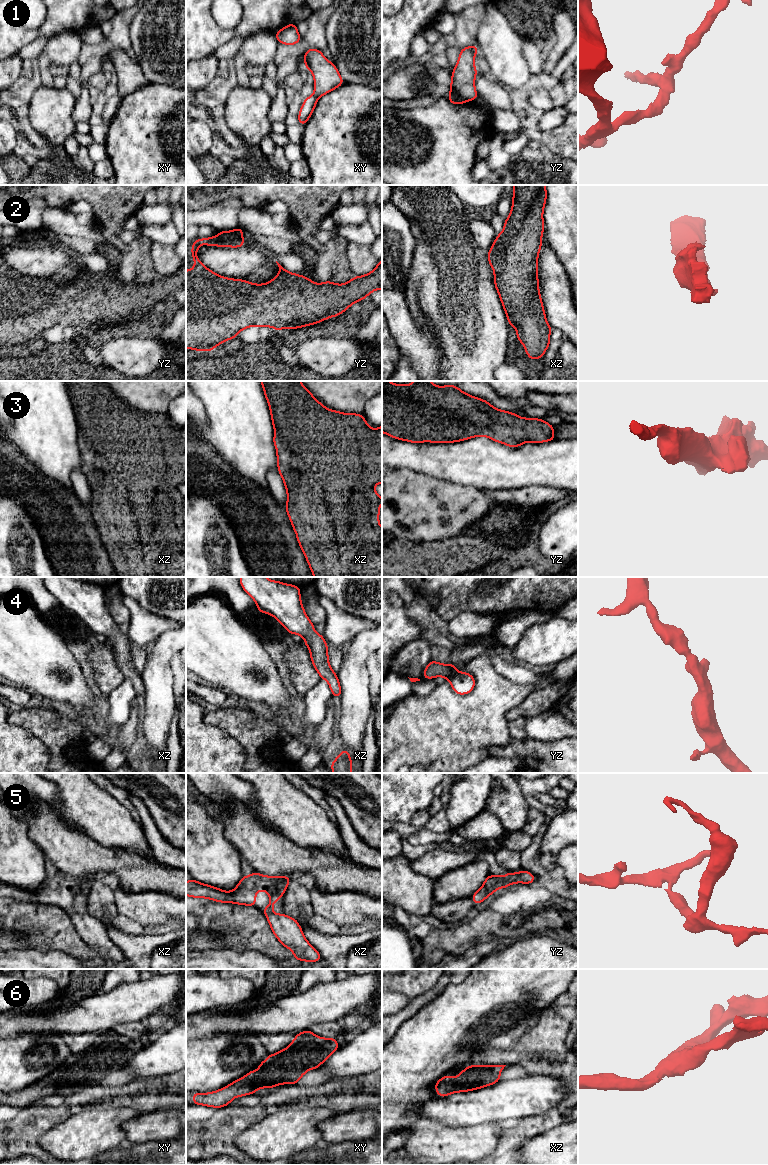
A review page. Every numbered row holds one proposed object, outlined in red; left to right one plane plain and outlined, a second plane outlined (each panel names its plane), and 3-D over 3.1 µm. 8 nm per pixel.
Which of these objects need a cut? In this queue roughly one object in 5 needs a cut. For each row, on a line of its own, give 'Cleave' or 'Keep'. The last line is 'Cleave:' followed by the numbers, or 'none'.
1: Cleave
2: Keep
3: Keep
4: Keep
5: Keep
6: Keep
Cleave: 1

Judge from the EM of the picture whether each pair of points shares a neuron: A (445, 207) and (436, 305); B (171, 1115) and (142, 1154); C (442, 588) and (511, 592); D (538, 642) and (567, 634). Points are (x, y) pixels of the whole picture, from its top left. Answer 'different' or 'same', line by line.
A: same
B: different
C: same
D: same

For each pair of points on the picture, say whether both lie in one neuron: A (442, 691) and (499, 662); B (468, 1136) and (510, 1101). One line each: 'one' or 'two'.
A: two
B: two

